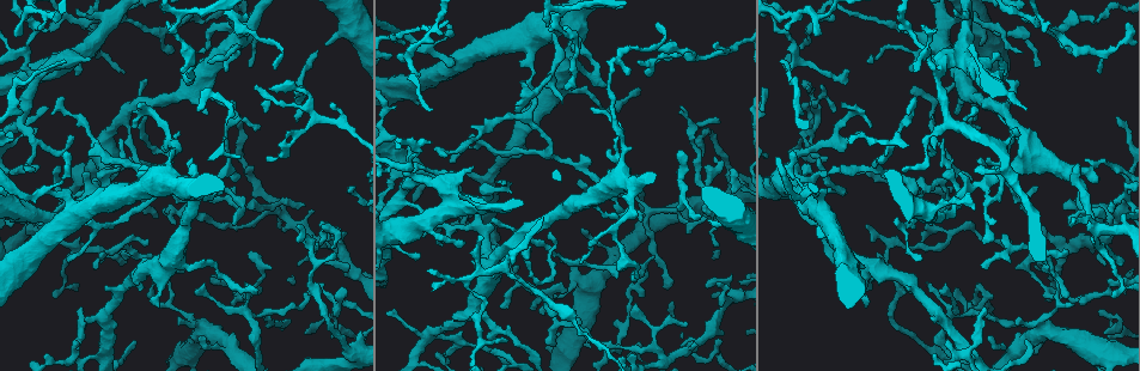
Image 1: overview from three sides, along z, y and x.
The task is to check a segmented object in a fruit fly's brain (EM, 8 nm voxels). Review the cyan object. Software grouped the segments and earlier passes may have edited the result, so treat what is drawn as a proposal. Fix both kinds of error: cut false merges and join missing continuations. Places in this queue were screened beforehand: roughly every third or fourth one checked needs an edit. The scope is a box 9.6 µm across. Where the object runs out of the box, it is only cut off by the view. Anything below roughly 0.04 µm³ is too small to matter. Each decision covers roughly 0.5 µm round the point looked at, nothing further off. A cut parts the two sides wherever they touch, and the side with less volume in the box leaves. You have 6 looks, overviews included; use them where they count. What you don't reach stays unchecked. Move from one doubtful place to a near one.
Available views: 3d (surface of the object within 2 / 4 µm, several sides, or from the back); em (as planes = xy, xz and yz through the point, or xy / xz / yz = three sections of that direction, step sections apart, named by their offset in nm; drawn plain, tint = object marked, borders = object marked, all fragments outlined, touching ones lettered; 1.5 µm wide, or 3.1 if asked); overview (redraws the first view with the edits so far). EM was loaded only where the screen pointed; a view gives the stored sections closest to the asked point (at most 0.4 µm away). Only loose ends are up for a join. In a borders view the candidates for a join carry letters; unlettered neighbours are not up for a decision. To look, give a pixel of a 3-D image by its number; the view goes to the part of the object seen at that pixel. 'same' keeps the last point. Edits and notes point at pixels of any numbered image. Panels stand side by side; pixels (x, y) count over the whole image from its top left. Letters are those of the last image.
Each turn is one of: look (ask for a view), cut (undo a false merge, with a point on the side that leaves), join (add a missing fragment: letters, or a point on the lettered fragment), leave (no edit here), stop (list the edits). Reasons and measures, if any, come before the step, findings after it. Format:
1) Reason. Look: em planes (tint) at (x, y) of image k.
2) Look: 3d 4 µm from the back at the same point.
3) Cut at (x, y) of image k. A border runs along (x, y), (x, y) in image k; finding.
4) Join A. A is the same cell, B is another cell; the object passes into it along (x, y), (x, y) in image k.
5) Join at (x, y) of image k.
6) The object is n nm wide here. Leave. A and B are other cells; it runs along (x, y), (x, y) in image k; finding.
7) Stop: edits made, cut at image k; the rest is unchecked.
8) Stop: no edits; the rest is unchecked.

Look: 3d 4 µm at (930, 53) of image 1.

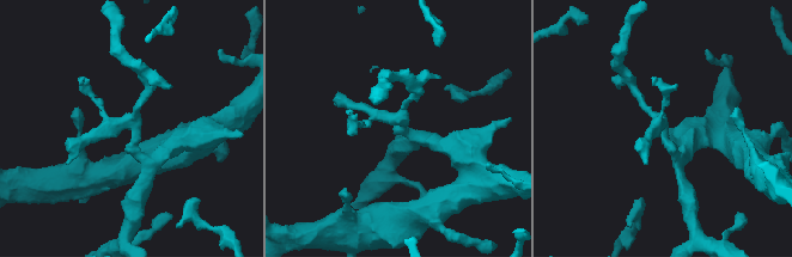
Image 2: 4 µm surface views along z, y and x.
4 arms meet here; now the EM. Look: em 3.1 µm planes (borders) at (662, 127) of image 2.

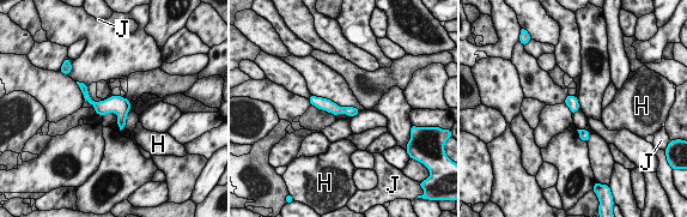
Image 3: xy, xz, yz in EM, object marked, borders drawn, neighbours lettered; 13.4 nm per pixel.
Leave. H and J are other cells; a border runs along (577, 98), (579, 107) in image 3; continuous, no second neuron.

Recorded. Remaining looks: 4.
Free end. Look: em yz step 4 (tint) at (122, 140) of image 1.

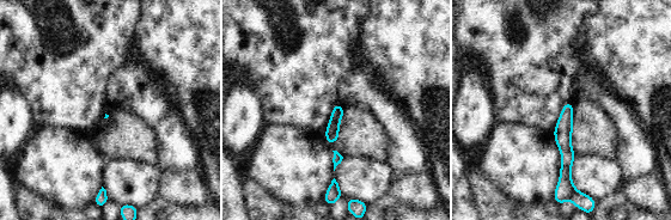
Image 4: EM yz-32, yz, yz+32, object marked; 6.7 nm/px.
Look: em planes (borders) at the same point.

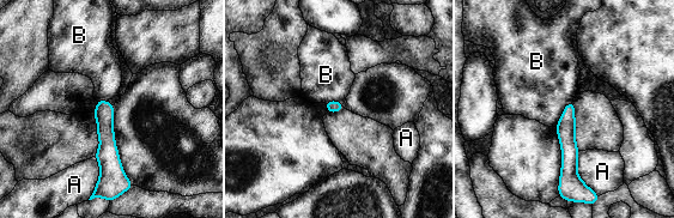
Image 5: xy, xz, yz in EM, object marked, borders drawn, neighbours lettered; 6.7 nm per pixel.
Leave. A and B are other cells; it runs along (101, 103), (107, 135), (103, 177) in image 5; none of them fits.

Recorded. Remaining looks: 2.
Look: 3d 4 µm at (529, 114) of image 1.

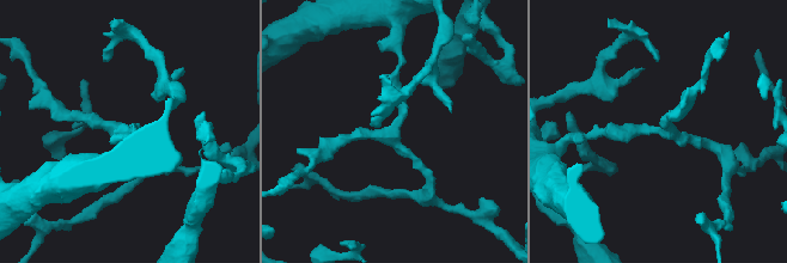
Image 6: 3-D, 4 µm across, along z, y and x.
3 arms meet here. Look: em planes (borders) at (391, 130) of image 6.

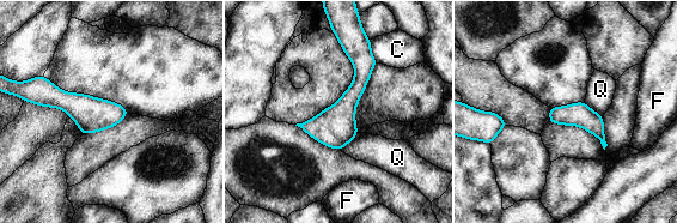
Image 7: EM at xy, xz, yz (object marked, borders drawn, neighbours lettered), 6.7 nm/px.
Leave. C, F and Q are other cells; continuous, no second neuron.

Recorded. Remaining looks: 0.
Stop: no edits; the rest is unchecked.

